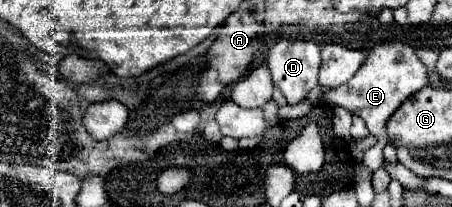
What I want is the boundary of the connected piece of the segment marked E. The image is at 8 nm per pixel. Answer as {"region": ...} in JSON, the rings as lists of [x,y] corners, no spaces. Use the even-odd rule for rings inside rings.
{"region":[[[385,43],[385,45],[373,47],[367,53],[367,59],[359,67],[359,71],[351,77],[351,81],[333,89],[333,91],[327,91],[323,95],[323,101],[329,105],[345,107],[351,115],[361,117],[370,134],[379,137],[377,145],[365,152],[363,157],[364,165],[367,165],[373,172],[381,167],[384,161],[383,149],[387,140],[385,123],[387,123],[389,115],[393,115],[393,111],[411,93],[423,89],[427,83],[429,83],[427,67],[417,59],[413,47],[409,47],[405,43]]]}

